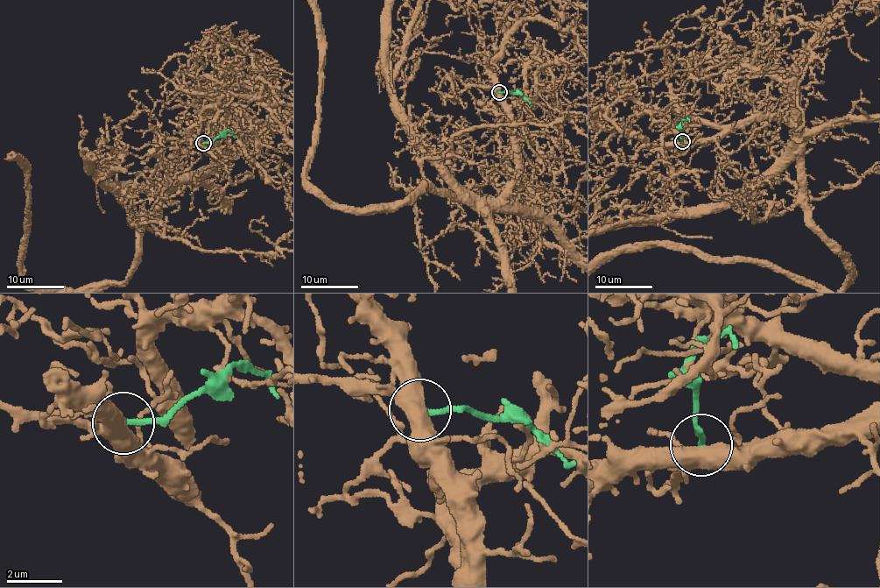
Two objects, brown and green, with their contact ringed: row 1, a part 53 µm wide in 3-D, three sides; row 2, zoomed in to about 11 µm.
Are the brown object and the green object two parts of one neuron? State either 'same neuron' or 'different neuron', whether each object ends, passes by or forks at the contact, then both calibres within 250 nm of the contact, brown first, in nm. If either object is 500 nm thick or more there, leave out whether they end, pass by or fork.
different neuron | 550/220 nm

